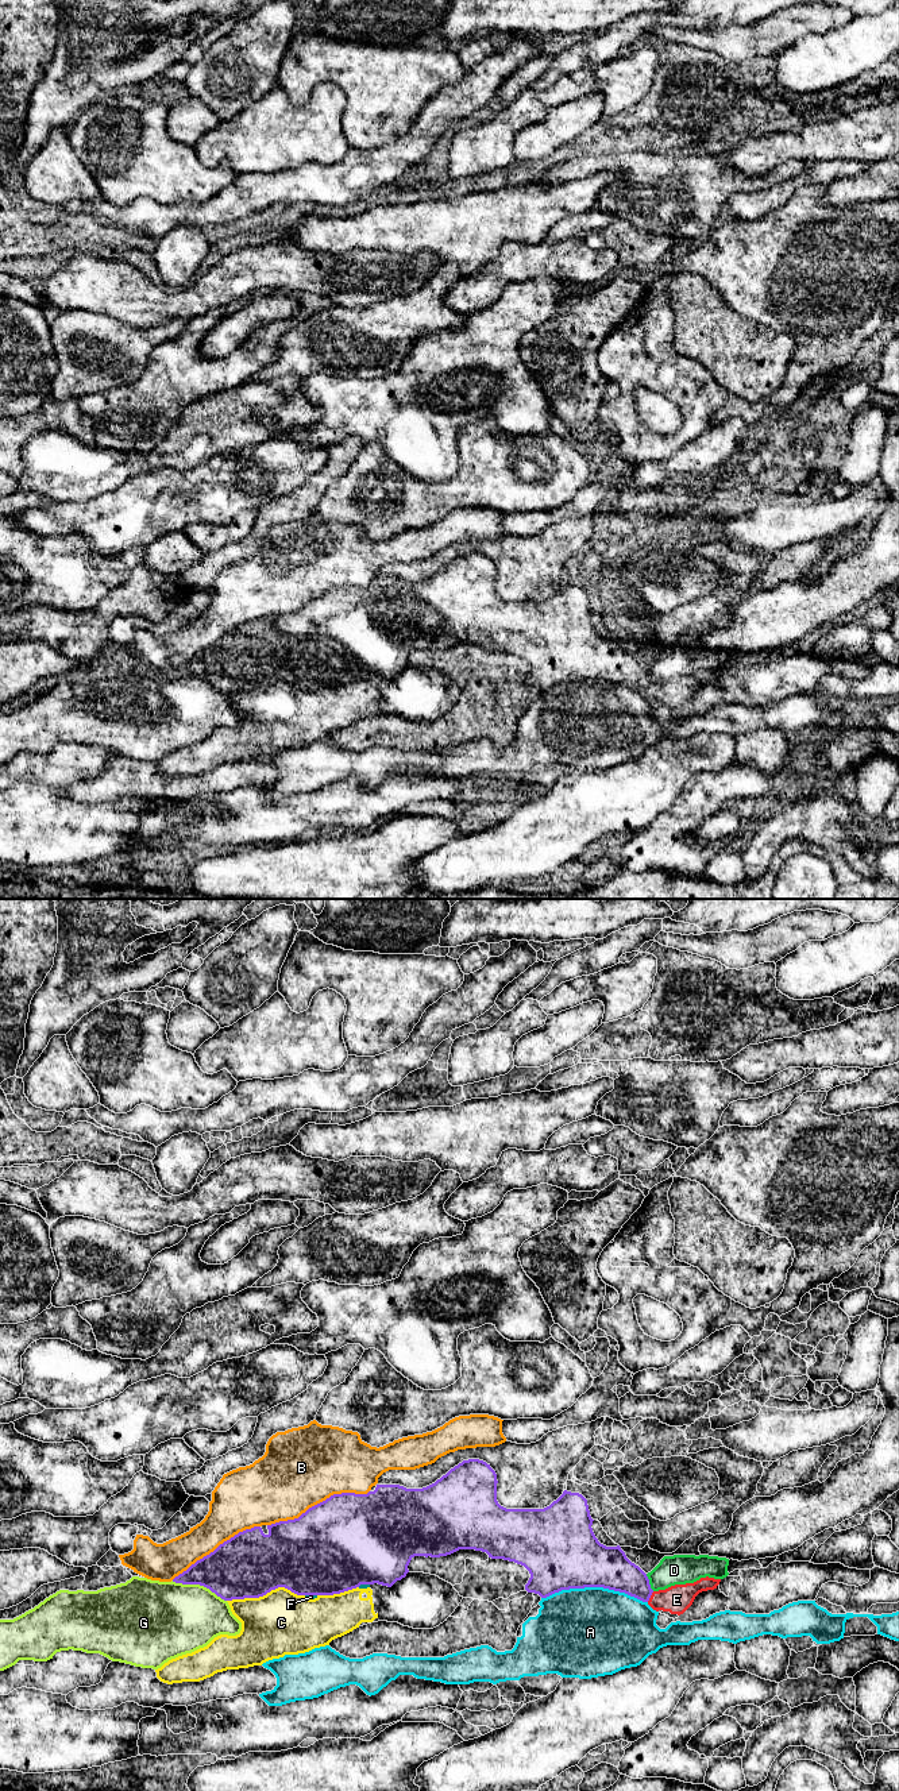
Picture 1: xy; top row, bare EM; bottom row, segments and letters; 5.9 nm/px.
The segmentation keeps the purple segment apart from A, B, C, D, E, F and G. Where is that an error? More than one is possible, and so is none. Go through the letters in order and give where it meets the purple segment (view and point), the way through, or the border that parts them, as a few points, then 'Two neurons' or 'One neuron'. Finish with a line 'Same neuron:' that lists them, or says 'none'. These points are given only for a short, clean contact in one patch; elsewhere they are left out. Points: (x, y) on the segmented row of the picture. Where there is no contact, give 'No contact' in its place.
A: Touches purple at xy (594, 1586). Two neurons
B: Touches purple at xy (317, 1504). Two neurons
C: Touches purple at xy (265, 1594). Two neurons
D: Touches purple at xy (648, 1582). Two neurons
E: Touches purple at xy (649, 1597). One neuron
F: Touches purple at xy (311, 1594). Two neurons
G: Touches purple at xy (199, 1583). Two neurons
Same neuron: E

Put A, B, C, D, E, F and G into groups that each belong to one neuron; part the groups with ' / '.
A / B / C F / D / E / G

